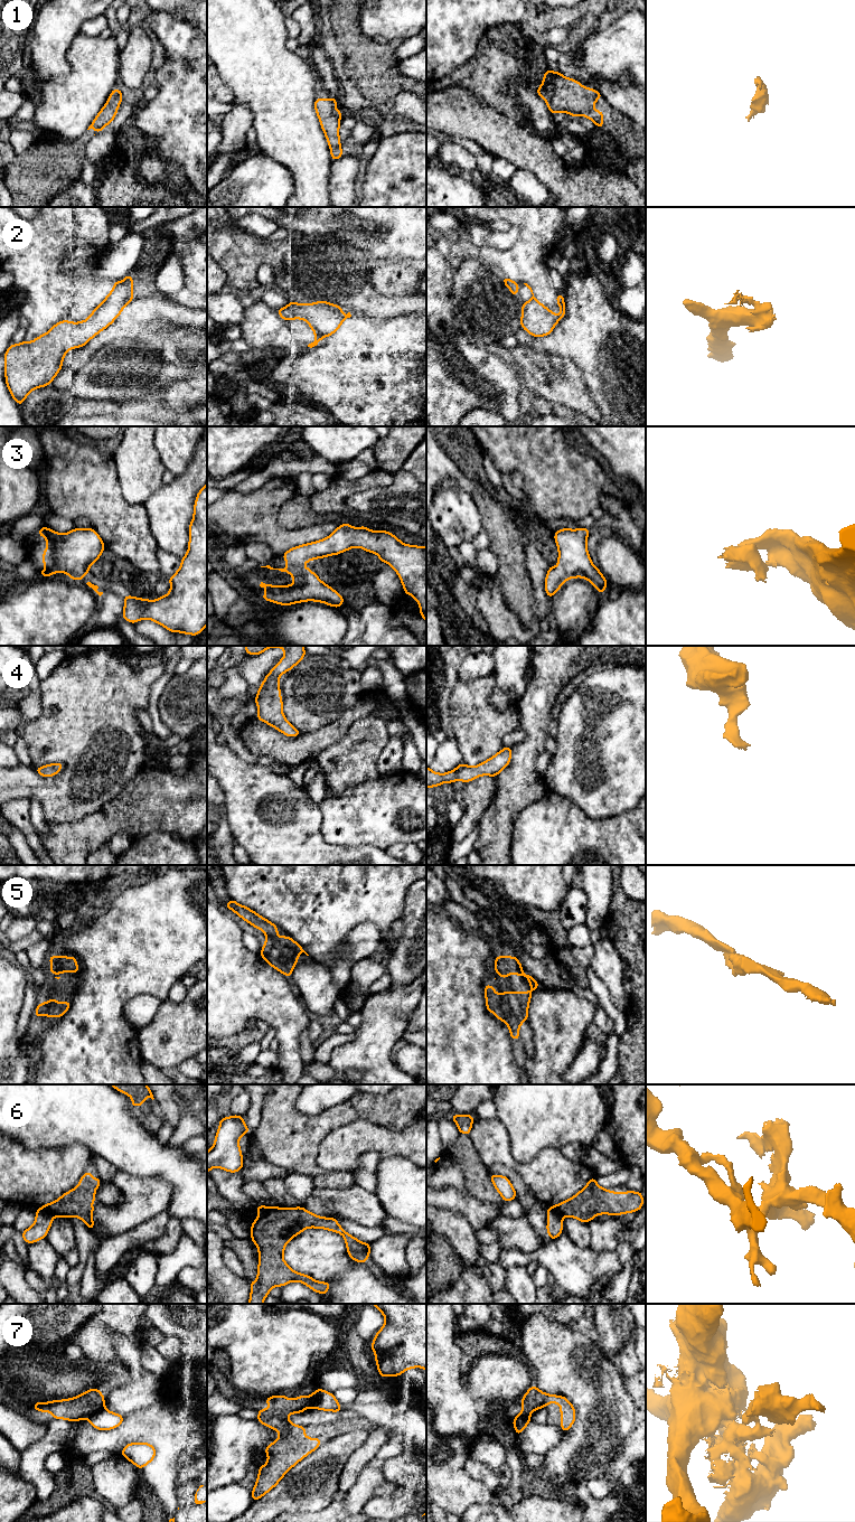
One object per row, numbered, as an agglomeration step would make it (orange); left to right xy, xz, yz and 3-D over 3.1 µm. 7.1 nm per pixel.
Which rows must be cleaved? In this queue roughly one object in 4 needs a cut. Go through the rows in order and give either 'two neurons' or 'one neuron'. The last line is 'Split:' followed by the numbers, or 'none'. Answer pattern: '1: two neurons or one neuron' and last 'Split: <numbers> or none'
1: one neuron
2: one neuron
3: one neuron
4: one neuron
5: one neuron
6: two neurons
7: two neurons
Split: 6, 7

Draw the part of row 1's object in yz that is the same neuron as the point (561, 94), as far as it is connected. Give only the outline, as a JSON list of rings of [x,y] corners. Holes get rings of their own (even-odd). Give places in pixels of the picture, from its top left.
[[[547,69],[542,85],[535,92],[545,100],[552,115],[565,112],[577,118],[582,114],[599,129],[603,128],[603,112],[593,109],[596,100],[603,98],[598,91],[586,88],[574,78],[566,78],[560,72]]]

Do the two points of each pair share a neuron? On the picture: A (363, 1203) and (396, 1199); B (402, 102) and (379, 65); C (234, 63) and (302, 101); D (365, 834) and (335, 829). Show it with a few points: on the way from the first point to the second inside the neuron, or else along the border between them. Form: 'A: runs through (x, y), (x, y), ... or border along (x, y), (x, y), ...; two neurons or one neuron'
A: border along (374, 1193), (388, 1215); two neurons
B: border along (414, 92), (401, 91), (391, 102); two neurons
C: runs through (251, 63), (285, 95); one neuron
D: runs through (357, 828), (343, 828); one neuron

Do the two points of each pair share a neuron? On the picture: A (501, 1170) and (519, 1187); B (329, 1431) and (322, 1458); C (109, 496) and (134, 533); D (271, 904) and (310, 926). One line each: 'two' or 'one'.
A: one
B: two
C: one
D: one

